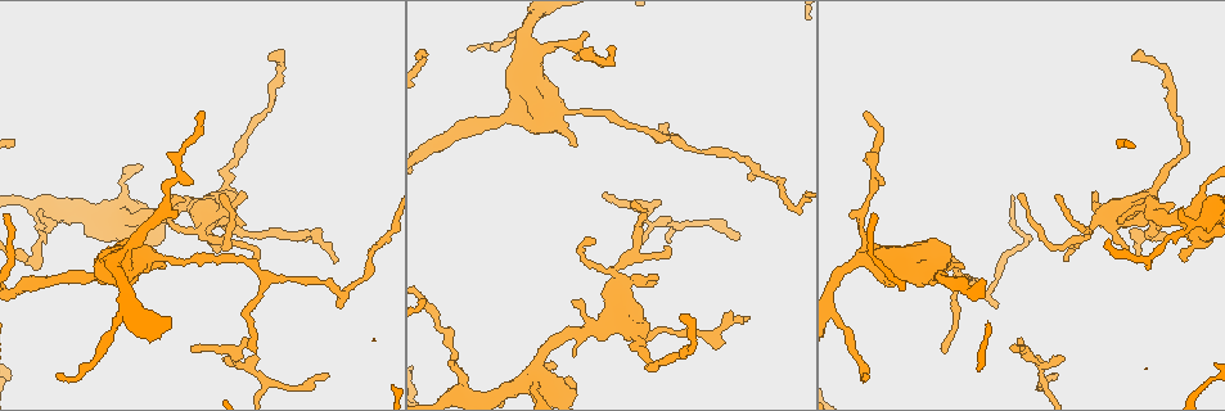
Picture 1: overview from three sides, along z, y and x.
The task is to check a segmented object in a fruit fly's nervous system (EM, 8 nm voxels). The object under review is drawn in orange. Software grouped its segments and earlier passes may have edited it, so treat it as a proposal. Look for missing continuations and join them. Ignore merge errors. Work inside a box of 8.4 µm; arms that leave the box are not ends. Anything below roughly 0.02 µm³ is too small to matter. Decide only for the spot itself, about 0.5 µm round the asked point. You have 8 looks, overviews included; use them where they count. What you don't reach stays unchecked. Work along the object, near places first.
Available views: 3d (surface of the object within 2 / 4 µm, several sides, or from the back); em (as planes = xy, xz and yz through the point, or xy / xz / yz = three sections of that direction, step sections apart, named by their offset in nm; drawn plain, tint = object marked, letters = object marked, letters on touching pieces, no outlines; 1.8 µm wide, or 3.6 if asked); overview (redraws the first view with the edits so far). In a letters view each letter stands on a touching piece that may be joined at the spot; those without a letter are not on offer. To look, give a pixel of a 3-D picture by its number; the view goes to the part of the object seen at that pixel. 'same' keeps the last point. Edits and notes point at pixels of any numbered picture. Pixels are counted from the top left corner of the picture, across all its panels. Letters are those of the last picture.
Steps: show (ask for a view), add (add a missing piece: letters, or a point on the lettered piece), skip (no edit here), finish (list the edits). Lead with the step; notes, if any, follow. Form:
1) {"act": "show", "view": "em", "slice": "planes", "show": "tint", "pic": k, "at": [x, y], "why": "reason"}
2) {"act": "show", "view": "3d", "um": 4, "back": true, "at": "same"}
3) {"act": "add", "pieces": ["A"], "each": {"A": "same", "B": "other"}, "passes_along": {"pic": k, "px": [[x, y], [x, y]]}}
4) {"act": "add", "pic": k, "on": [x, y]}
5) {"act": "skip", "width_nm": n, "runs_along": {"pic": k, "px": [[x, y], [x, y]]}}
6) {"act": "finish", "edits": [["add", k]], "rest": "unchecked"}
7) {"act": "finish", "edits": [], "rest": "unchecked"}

{"act": "show", "view": "3d", "um": 4, "pic": 1, "at": [1134, 54], "why": "thin end"}

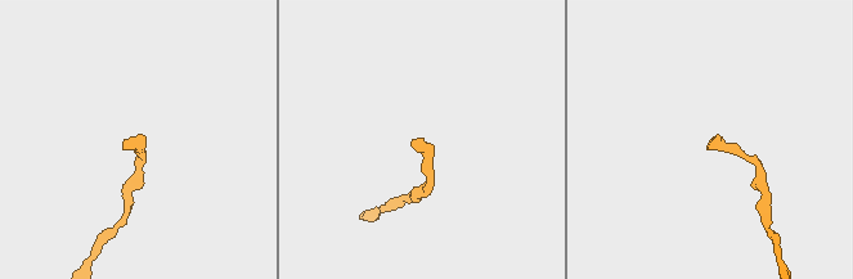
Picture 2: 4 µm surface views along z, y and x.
{"act": "show", "view": "em", "slice": "xz", "step": 16, "show": "letters", "pic": 2, "at": [709, 143]}

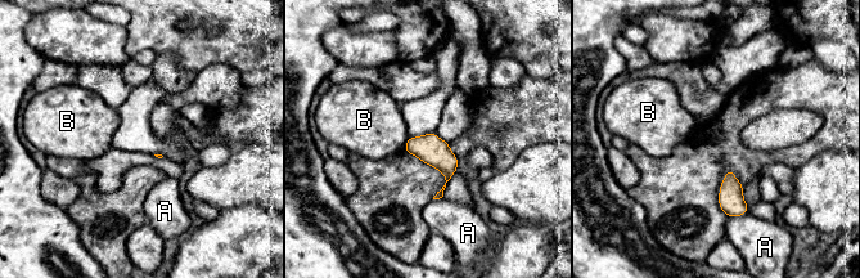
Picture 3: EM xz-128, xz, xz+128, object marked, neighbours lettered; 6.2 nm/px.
{"act": "skip", "width_nm": 190, "each": {"A": "other", "B": "other"}, "found": "no lettered piece goes on from it"}

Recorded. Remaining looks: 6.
{"act": "show", "view": "em", "slice": "yz", "step": 8, "show": "tint", "pic": 1, "at": [334, 259], "why": "end of a long branch"}

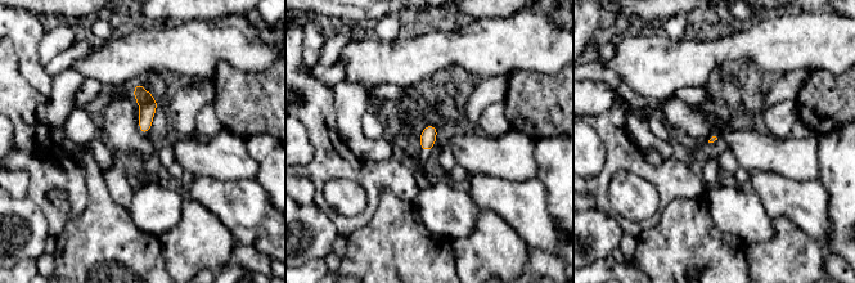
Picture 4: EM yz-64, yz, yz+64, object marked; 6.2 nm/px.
{"act": "show", "view": "em", "slice": "planes", "show": "letters", "at": "same", "why": "cut it another way"}

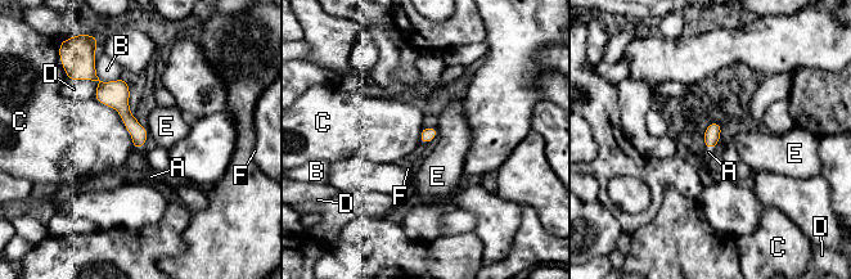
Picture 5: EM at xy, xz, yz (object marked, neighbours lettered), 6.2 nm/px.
{"act": "add", "pieces": ["A"], "each": {"A": "same", "B": "other", "C": "other", "D": "other", "E": "other", "F": "other"}, "passes_along": {"pic": 5, "px": [[711, 136], [710, 147], [708, 152]]}, "found": "it goes on there"}

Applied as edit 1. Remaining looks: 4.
{"act": "show", "view": "overview"}

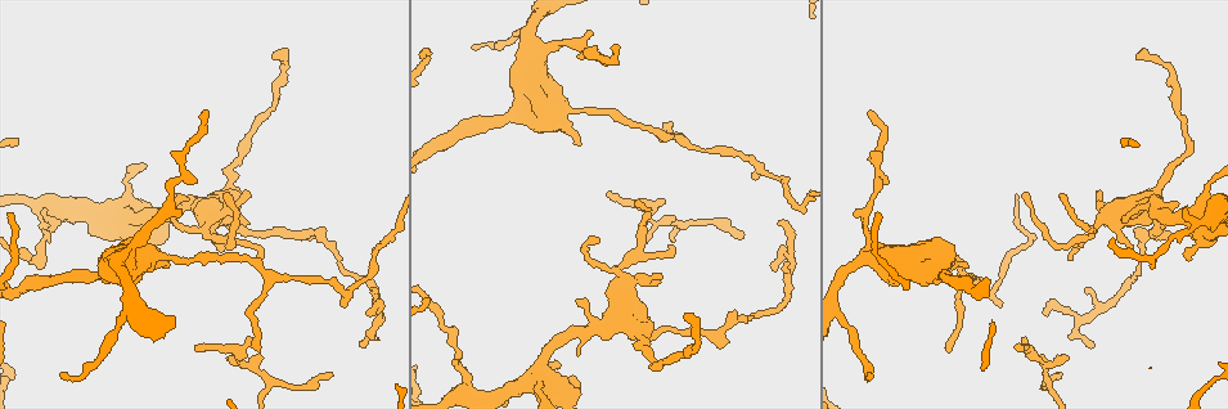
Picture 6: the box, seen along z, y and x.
{"act": "show", "view": "em", "slice": "planes", "show": "letters", "pic": 6, "at": [1019, 345], "why": "tapers out"}

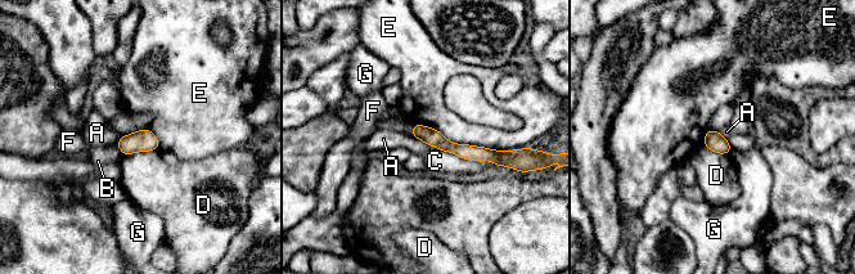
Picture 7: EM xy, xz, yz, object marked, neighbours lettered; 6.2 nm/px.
{"act": "skip", "width_nm": 110, "each": {"A": "other", "B": "other", "C": "other", "D": "other", "E": "other", "F": "other", "G": "other"}, "border": {"pic": 7, "px": [[412, 135], [439, 149]]}, "found": "no lettered piece goes on from it"}

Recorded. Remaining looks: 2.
{"act": "finish", "edits": [["add", 5]], "rest": "unchecked"}

